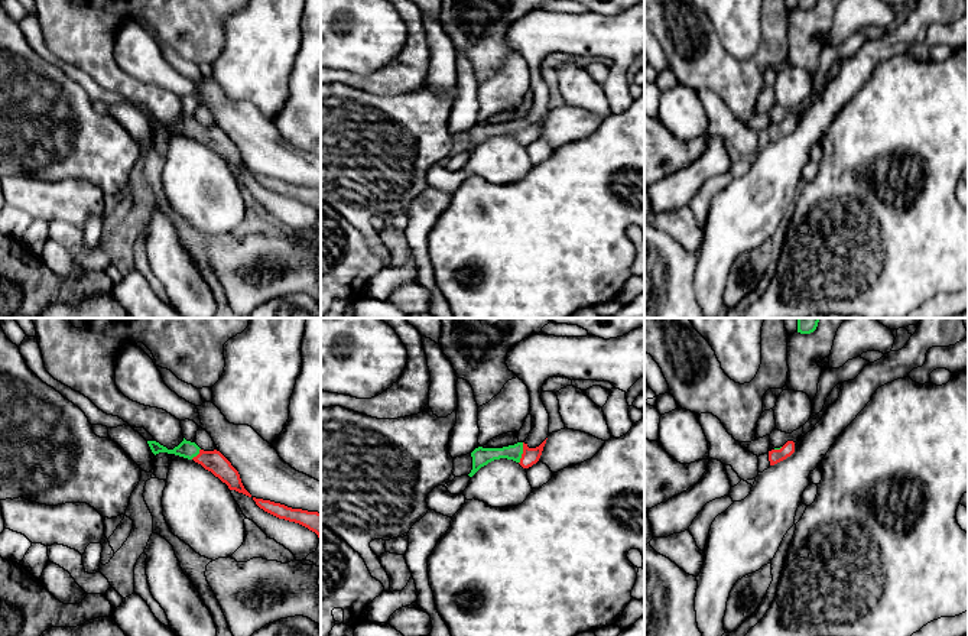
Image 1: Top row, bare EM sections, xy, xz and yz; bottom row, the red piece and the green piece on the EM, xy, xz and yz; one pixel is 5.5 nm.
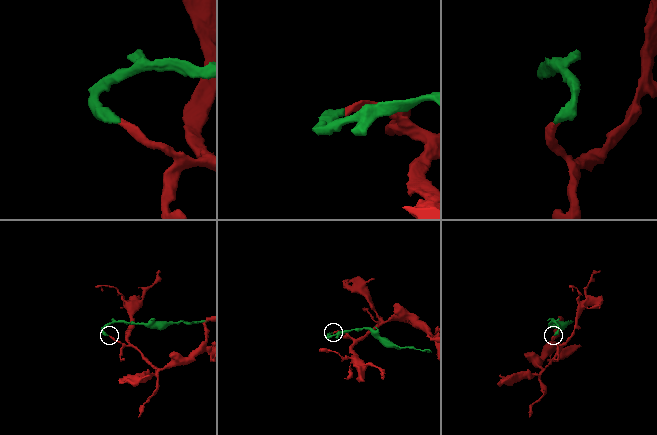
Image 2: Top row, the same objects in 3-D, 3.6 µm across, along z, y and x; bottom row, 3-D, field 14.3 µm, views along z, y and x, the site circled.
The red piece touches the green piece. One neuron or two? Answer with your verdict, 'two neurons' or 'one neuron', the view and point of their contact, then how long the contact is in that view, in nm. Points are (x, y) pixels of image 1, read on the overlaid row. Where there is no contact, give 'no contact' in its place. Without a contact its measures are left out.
one neuron | xz (523, 453) | 120 nm

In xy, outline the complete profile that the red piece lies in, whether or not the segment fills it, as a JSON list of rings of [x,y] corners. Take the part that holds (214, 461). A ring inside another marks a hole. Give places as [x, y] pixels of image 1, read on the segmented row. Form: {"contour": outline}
{"contour": [[[185,438],[173,450],[168,450],[156,441],[147,441],[147,444],[155,455],[159,452],[168,452],[194,460],[225,483],[230,490],[235,490],[251,497],[251,494],[244,489],[238,471],[220,451],[204,451],[195,442],[186,441]]]}

